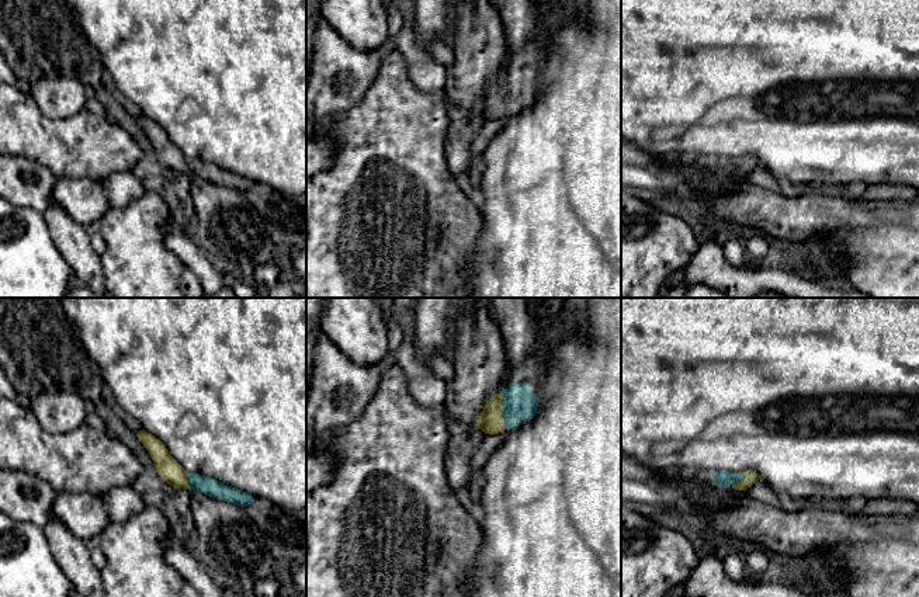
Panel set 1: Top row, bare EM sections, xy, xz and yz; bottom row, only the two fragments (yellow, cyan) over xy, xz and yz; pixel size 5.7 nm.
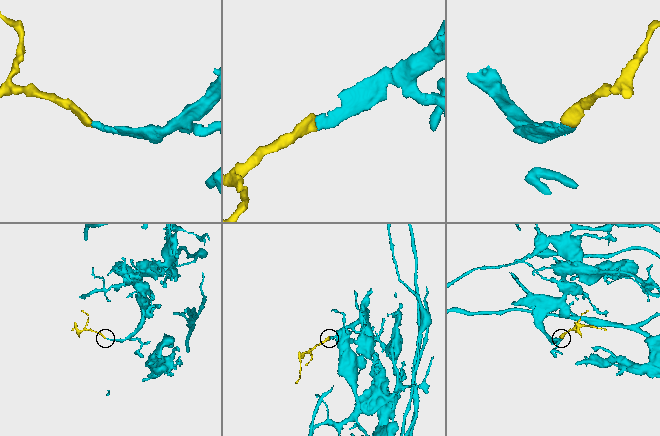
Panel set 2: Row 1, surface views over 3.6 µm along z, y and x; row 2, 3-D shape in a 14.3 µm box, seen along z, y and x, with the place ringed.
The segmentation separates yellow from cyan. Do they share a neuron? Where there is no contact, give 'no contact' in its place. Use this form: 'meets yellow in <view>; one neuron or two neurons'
meets yellow in xz; one neuron

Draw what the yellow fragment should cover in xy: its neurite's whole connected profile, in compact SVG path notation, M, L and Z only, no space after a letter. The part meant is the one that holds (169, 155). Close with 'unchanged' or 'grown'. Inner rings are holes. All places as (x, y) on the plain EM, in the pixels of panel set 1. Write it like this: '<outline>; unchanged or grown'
M141 115L136 122L148 135L159 162L173 173L184 173L201 177L212 184L233 188L242 192L252 190L256 184L243 176L228 171L216 164L200 159L188 159L169 138L166 131L155 121Z; grown

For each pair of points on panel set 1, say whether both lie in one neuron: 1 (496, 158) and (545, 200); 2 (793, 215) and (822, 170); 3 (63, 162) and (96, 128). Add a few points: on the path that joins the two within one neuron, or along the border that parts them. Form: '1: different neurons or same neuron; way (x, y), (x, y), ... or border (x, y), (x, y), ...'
1: same neuron; way (509, 163), (533, 187)
2: different neurons; border (814, 188), (817, 190)
3: same neuron; way (72, 153), (89, 136)

